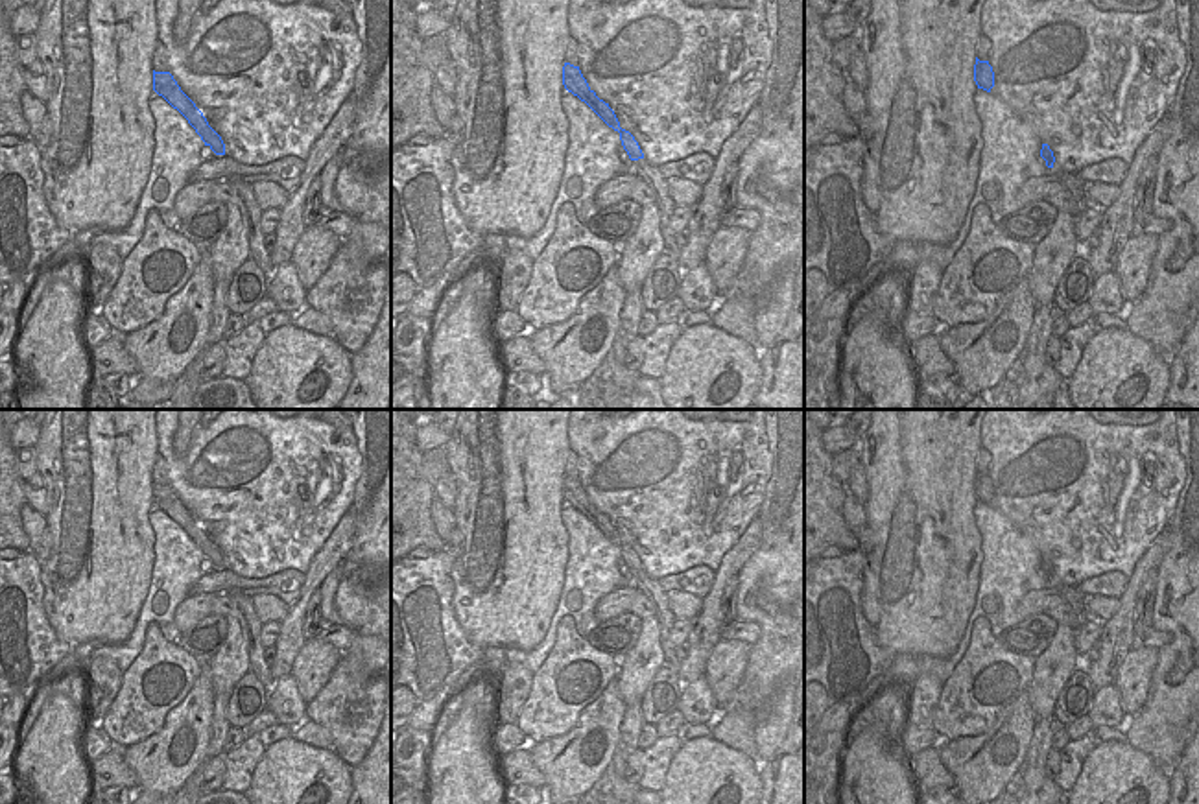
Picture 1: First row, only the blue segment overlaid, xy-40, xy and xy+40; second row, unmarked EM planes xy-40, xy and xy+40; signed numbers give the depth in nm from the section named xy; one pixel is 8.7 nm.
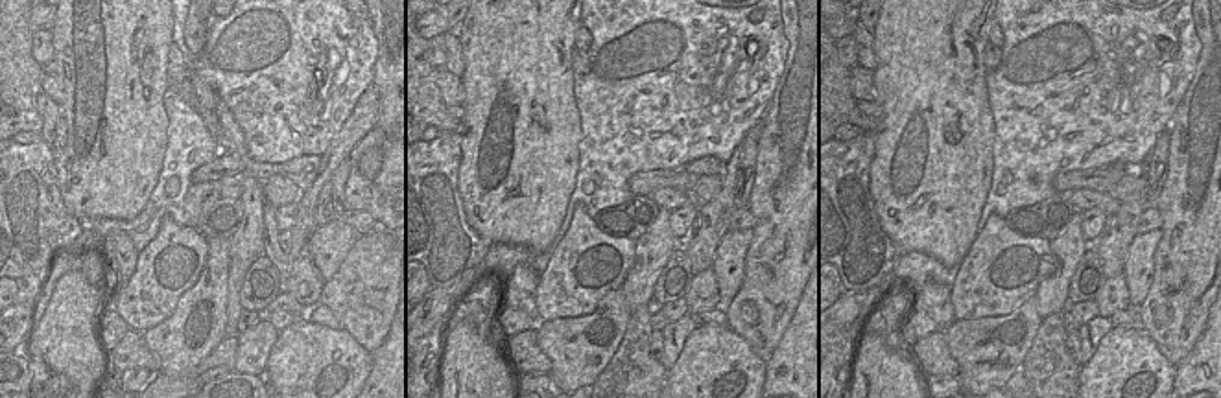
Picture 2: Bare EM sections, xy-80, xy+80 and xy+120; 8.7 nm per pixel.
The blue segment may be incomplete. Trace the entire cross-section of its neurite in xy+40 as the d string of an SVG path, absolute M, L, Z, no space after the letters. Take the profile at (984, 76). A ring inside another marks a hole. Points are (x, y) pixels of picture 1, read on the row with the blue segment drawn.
M976 57L974 81L976 81L978 89L991 92L991 89L994 87L994 72L992 72L992 66L989 65L989 61L979 61Z

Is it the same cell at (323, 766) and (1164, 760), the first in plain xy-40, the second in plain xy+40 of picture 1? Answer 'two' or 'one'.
two

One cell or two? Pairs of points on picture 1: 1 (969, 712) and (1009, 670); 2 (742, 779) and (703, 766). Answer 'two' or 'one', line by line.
1: one
2: one

